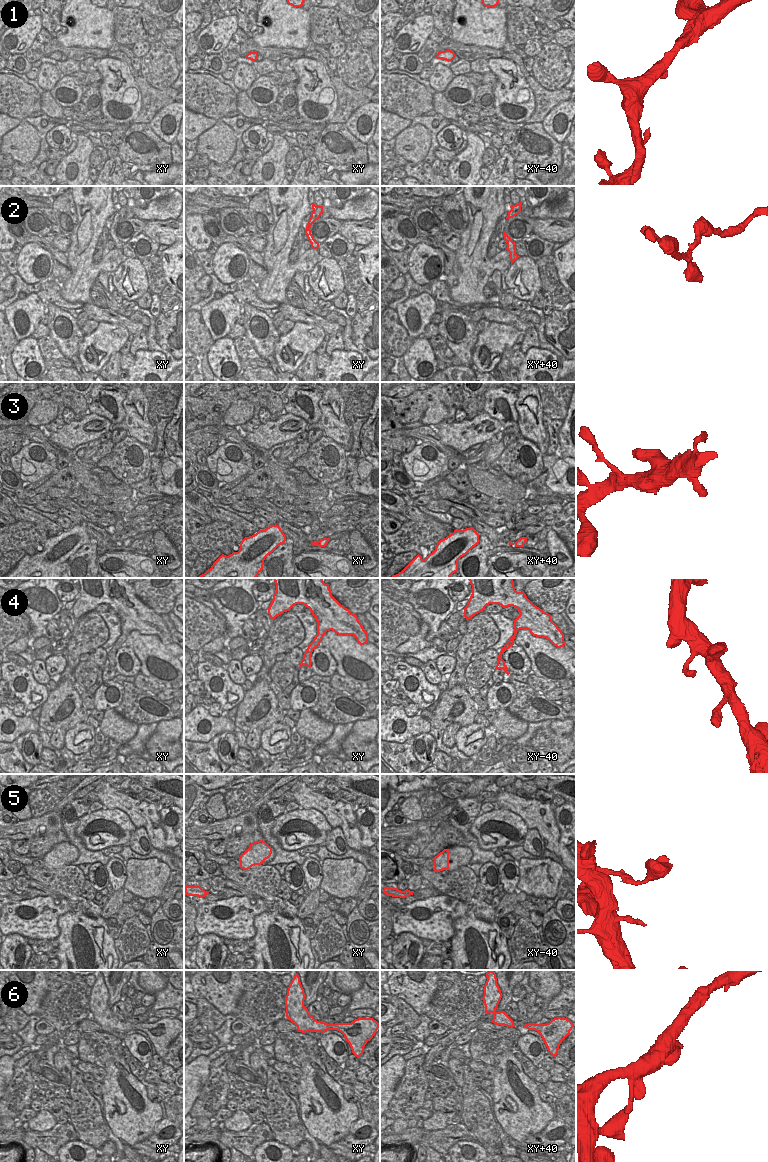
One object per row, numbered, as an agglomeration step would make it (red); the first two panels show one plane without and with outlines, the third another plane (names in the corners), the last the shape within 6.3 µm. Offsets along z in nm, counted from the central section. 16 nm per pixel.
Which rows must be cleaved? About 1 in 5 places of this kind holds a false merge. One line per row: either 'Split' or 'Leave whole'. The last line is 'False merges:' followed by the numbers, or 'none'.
1: Leave whole
2: Leave whole
3: Leave whole
4: Leave whole
5: Leave whole
6: Leave whole
False merges: none

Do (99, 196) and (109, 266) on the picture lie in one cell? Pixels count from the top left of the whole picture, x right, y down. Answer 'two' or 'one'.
one

